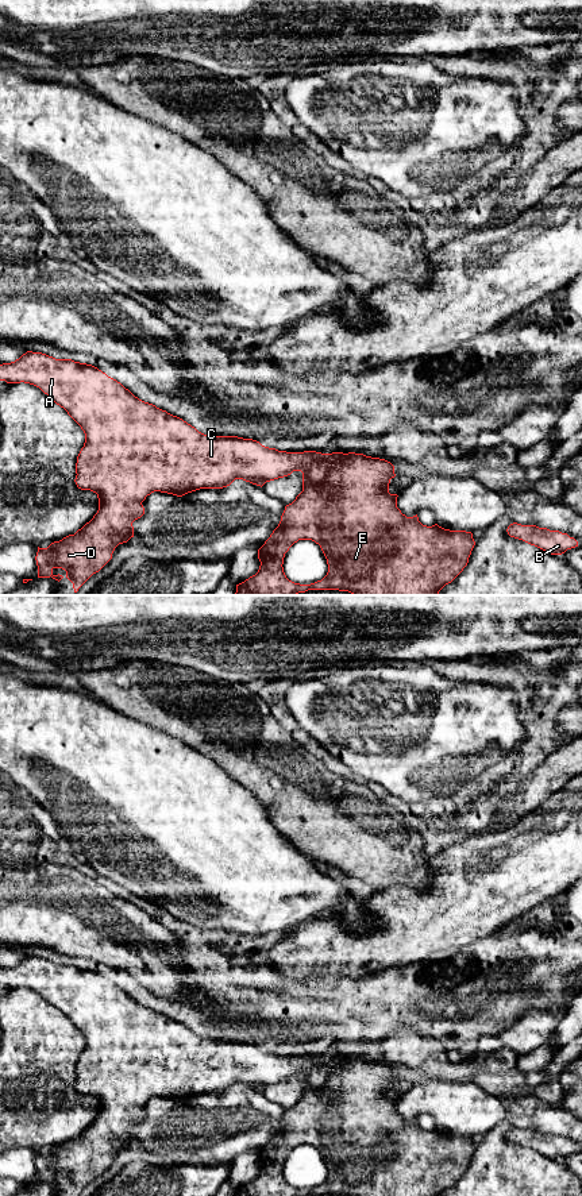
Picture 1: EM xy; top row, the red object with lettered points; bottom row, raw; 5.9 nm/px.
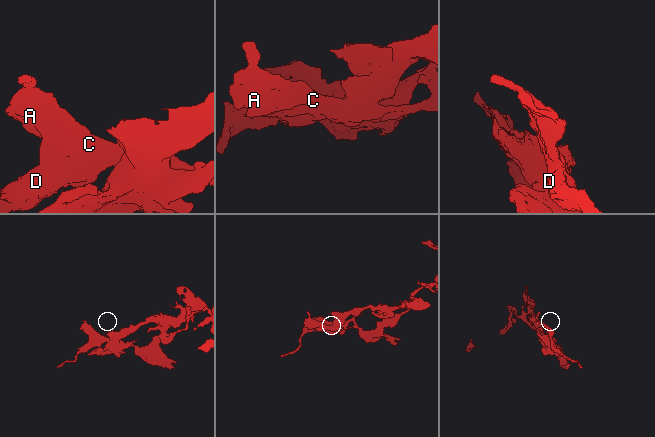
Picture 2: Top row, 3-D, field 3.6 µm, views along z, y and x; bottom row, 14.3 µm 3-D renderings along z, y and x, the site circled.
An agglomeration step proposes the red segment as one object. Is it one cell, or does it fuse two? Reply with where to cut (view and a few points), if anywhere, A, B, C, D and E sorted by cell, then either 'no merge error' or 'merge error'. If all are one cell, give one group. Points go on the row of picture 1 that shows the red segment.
xy (326, 455), (326, 483), (322, 487), (303, 489) | A B C D / E | merge error

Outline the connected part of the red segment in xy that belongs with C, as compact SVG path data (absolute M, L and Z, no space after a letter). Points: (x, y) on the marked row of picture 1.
M27 351L11 363L0 364L0 381L7 383L30 383L39 387L57 405L81 427L85 433L85 443L76 463L76 485L81 490L90 490L97 494L99 510L74 535L69 535L59 541L51 543L47 548L39 548L35 556L38 578L53 578L61 580L62 575L54 575L54 568L66 571L66 578L73 583L74 593L96 572L99 572L111 559L119 544L134 537L132 522L144 514L142 502L154 491L182 497L200 489L223 489L235 479L243 479L257 486L290 475L293 471L302 472L302 489L325 487L327 456L316 451L286 452L262 445L253 439L238 436L211 436L199 432L182 418L144 402L135 397L120 382L108 377L97 367L72 359L55 359L42 352Z

